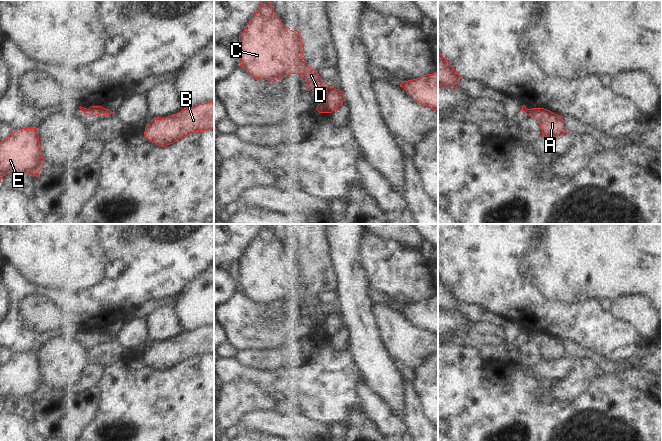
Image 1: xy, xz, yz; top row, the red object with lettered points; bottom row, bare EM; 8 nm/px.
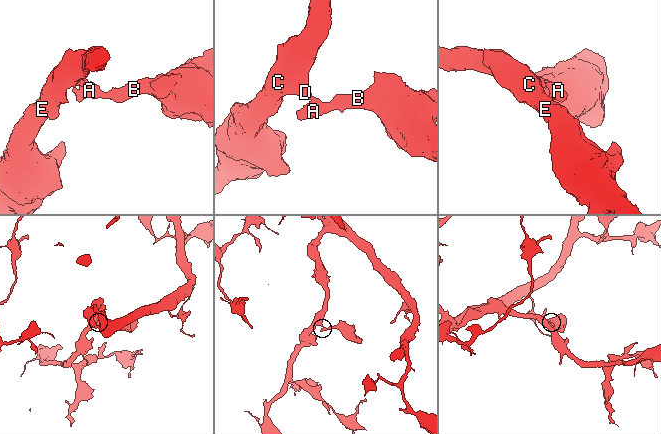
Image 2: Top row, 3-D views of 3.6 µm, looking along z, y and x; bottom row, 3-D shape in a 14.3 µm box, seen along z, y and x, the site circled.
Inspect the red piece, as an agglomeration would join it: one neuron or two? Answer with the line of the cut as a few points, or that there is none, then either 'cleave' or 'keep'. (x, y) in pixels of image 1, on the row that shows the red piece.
xz (329, 86), (323, 92) | cleave

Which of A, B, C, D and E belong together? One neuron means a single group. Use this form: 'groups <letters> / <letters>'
groups A B / C D E

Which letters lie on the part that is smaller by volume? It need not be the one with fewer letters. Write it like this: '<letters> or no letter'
A, B

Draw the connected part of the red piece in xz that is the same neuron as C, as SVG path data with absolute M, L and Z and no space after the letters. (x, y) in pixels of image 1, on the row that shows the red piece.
M262 0L257 12L239 36L239 62L253 78L276 82L290 74L300 74L307 81L307 90L324 92L329 85L303 59L304 45L298 30L292 31L276 15L270 0Z

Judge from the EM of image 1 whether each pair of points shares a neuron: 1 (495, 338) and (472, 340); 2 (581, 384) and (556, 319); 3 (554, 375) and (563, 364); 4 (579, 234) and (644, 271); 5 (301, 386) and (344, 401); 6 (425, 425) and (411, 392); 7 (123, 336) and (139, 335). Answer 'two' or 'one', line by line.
1: one
2: two
3: one
4: one
5: one
6: one
7: one

